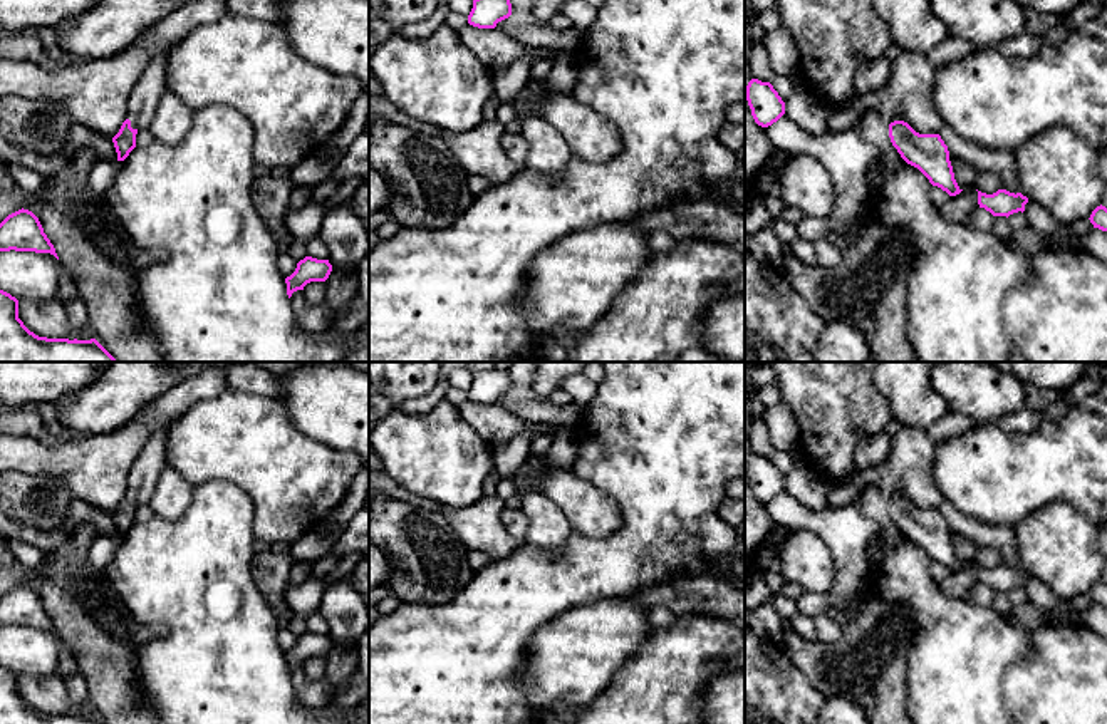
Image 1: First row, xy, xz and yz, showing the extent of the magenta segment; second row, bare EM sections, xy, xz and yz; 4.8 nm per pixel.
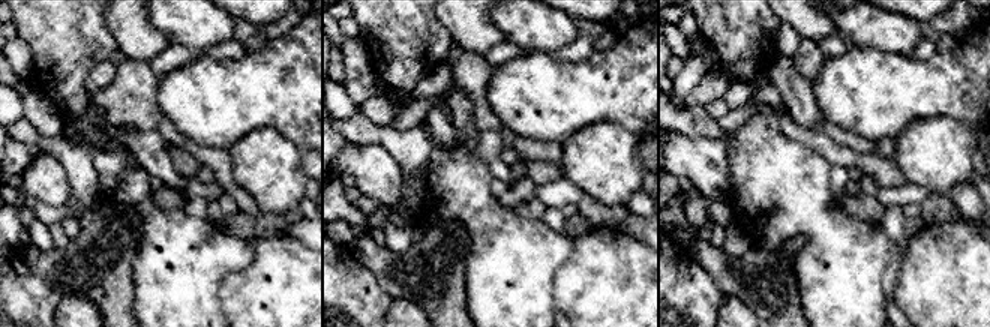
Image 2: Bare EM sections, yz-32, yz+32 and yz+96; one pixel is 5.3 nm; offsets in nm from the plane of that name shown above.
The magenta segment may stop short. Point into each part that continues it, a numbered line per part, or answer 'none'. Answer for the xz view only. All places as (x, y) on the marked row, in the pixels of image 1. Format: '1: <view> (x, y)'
none

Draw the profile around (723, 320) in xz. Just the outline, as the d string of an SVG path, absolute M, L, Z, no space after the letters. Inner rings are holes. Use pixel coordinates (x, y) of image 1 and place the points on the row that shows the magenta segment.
M745 293L709 298L699 347L725 362L745 362Z

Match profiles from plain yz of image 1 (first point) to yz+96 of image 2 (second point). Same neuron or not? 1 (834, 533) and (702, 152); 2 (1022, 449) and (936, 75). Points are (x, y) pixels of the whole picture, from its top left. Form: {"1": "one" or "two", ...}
{"1": "two", "2": "one"}

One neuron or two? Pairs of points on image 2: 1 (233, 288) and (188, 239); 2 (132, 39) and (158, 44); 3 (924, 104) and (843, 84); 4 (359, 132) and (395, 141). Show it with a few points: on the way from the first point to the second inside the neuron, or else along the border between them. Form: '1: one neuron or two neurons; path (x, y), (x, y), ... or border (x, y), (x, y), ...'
1: two neurons; border (252, 257), (222, 279), (222, 311)
2: one neuron; path (138, 39), (152, 42)
3: one neuron; path (905, 92), (863, 90)
4: one neuron; path (368, 134), (386, 137)

